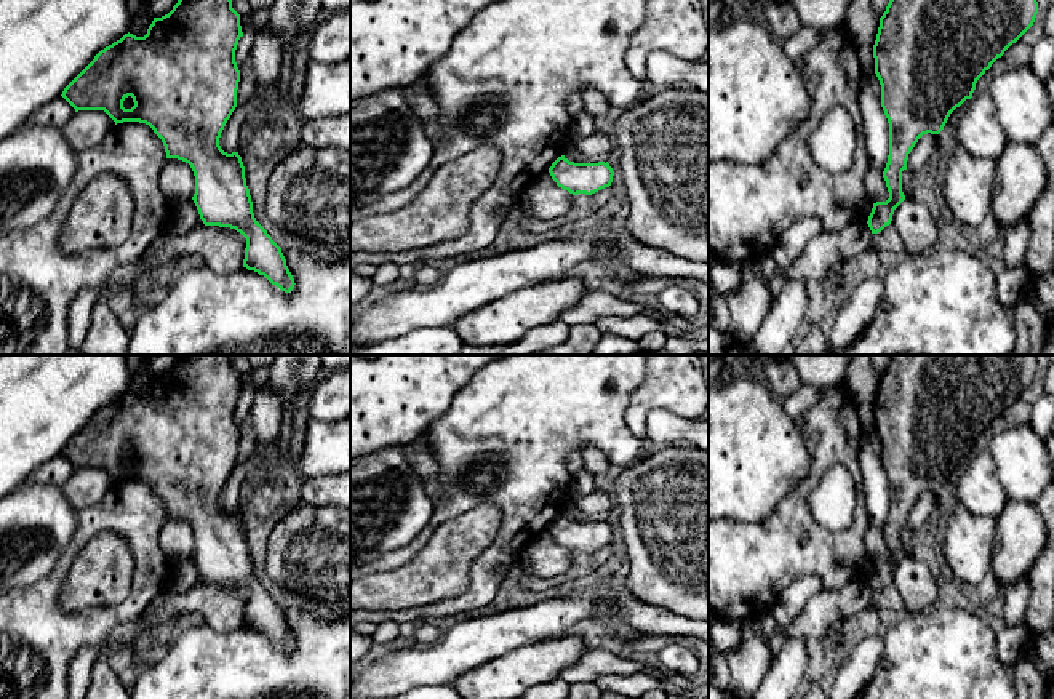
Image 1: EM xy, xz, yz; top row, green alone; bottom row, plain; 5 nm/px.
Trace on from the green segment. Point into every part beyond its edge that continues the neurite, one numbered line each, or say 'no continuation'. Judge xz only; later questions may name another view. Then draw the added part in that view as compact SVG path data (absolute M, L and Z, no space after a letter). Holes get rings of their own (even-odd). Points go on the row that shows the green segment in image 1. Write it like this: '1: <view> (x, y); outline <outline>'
no continuation

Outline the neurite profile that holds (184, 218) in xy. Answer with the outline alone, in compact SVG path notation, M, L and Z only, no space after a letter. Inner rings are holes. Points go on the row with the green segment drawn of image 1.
M187 200L173 206L171 216L166 222L166 232L171 235L186 235L198 227L203 227L198 210L194 200Z

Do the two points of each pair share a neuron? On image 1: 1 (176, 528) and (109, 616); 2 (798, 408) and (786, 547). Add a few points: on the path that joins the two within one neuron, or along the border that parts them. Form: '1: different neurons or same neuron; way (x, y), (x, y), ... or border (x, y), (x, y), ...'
1: different neurons; border (165, 517), (160, 527), (159, 546), (171, 565)
2: different neurons; border (821, 389), (821, 397), (800, 418)

